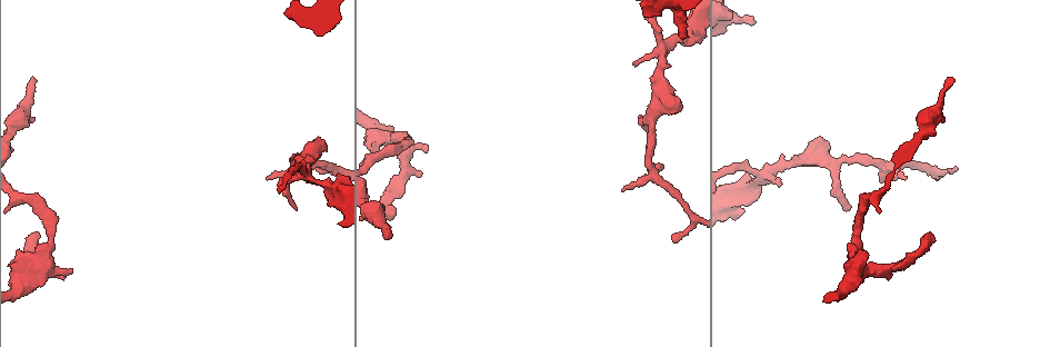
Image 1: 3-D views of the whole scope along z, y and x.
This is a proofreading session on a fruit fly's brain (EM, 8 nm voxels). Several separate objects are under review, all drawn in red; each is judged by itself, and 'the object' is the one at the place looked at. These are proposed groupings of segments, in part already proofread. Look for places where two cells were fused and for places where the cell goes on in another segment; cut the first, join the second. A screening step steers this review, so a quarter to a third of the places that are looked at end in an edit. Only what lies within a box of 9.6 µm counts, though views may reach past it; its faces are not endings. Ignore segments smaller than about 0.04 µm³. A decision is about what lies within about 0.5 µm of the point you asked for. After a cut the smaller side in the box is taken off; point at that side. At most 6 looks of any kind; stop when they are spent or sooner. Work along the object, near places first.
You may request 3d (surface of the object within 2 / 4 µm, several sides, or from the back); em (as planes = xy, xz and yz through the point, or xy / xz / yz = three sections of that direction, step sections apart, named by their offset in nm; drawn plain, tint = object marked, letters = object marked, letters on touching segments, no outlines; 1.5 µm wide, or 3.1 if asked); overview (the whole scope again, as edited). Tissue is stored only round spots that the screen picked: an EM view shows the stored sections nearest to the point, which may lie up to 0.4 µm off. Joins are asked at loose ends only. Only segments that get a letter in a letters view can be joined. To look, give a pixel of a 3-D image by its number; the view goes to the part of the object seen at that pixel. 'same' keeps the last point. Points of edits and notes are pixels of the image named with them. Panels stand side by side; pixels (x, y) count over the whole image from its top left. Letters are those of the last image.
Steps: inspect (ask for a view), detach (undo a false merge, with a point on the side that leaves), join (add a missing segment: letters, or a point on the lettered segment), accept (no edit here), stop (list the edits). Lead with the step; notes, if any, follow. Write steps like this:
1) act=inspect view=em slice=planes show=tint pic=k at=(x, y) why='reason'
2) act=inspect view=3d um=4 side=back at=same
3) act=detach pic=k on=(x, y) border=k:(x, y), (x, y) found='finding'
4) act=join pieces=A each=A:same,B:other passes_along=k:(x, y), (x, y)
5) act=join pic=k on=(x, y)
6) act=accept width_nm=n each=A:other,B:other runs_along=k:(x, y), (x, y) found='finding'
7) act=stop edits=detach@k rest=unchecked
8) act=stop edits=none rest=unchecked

act=inspect view=em slice=planes show=letters pic=1 at=(752, 21) why='an open end'

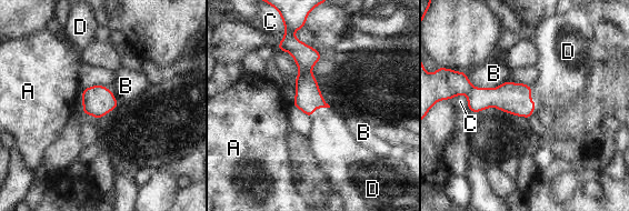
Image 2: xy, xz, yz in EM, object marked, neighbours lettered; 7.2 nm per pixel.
act=join pieces=D width_nm=190 each=A:other,B:other,C:other,D:same passes_along=2:(513, 98), (531, 100), (560, 82) found='it goes on there'

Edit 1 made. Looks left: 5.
act=inspect view=3d um=2 pic=1 at=(906, 177) why='an open end'

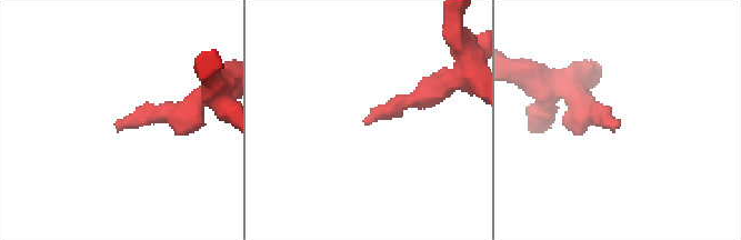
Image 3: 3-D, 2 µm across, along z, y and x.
act=inspect view=em slice=planes show=letters pic=3 at=(369, 118)

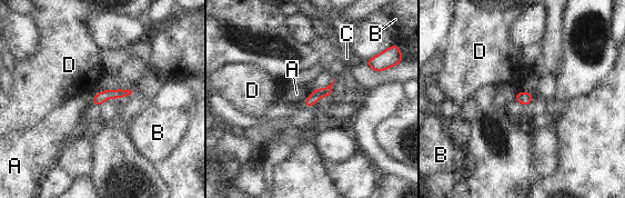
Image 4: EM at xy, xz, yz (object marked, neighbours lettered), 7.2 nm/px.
act=accept longest_contact=A:100nm each=A:other,B:other,C:other,D:other found='none of them fits'

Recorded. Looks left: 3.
act=inspect view=3d um=4 pic=1 at=(394, 214) why='free end'

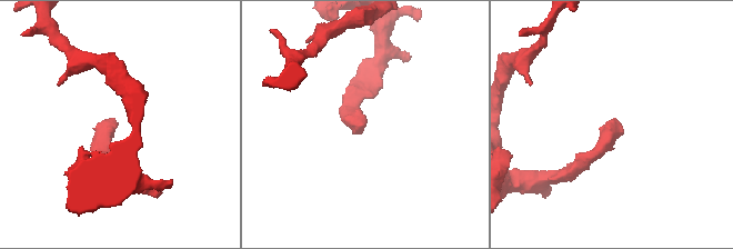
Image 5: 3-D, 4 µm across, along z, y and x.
act=inspect view=em slice=planes show=letters pic=5 at=(361, 125)

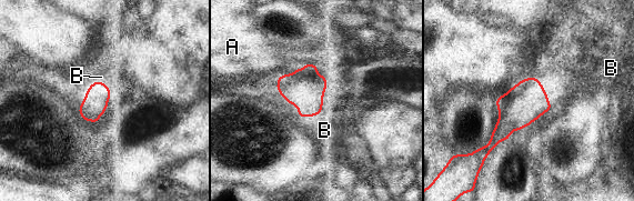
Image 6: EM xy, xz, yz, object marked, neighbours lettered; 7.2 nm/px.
act=join pieces=B longest_contact=B:260nm each=A:other,B:same found='the cell continues'

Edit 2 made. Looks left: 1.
act=stop edits=join@2,join@6 rest=unchecked

